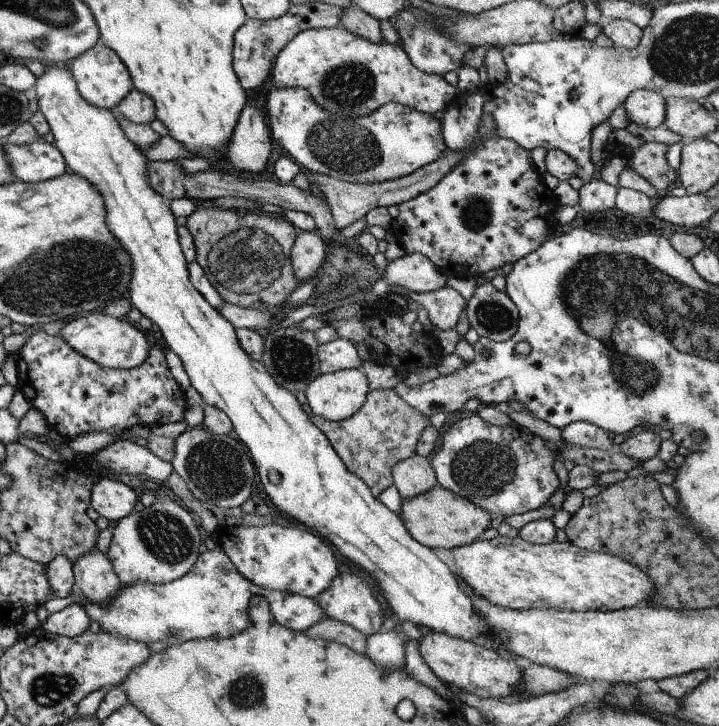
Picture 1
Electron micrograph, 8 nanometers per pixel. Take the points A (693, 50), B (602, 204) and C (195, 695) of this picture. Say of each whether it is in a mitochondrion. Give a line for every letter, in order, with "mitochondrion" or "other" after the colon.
A: mitochondrion
B: other
C: other

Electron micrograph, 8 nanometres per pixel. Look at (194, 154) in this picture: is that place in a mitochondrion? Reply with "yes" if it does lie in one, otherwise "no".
no

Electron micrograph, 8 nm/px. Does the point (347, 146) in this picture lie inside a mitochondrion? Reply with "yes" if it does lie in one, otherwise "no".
yes

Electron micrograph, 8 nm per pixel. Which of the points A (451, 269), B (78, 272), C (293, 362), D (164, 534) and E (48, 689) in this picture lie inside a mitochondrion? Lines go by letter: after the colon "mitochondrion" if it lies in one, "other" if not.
A: other
B: mitochondrion
C: mitochondrion
D: mitochondrion
E: mitochondrion

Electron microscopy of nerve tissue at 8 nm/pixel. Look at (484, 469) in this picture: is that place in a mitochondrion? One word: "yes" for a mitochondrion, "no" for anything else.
yes

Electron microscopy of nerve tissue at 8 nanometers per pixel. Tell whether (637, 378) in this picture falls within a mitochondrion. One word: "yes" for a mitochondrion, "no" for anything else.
yes

